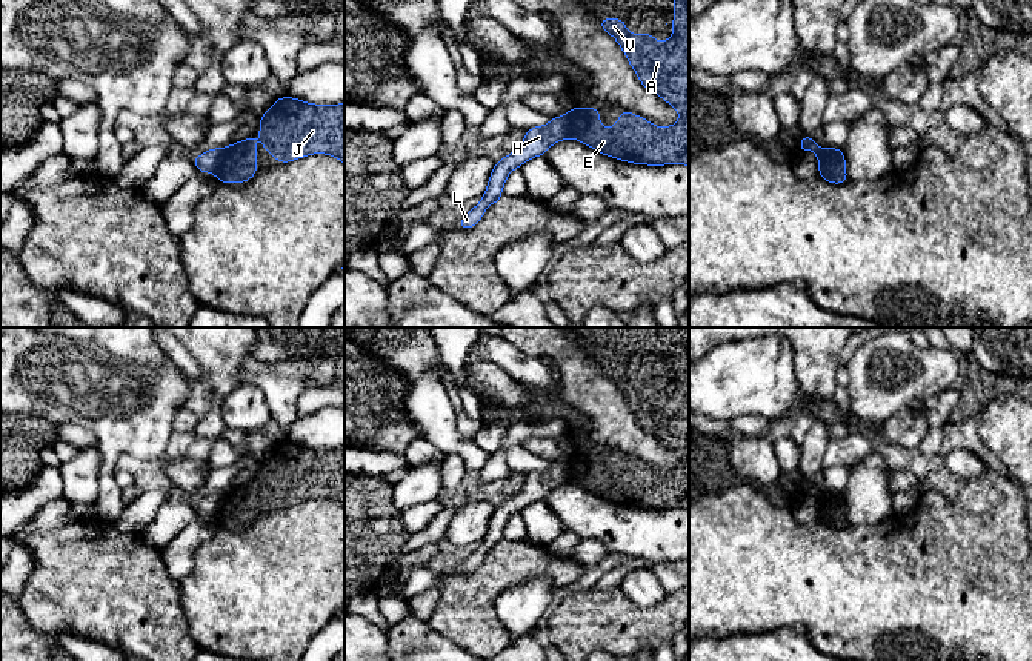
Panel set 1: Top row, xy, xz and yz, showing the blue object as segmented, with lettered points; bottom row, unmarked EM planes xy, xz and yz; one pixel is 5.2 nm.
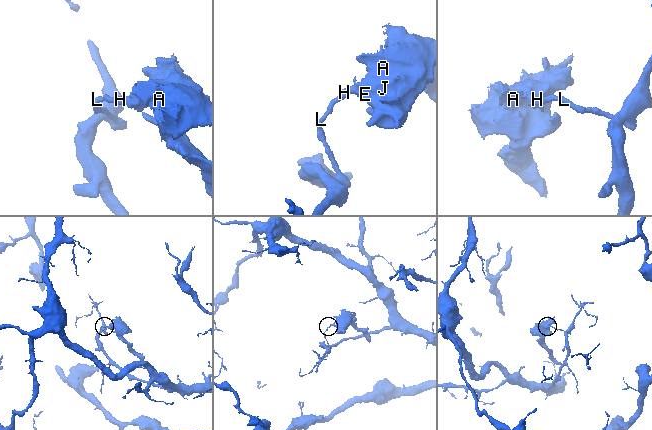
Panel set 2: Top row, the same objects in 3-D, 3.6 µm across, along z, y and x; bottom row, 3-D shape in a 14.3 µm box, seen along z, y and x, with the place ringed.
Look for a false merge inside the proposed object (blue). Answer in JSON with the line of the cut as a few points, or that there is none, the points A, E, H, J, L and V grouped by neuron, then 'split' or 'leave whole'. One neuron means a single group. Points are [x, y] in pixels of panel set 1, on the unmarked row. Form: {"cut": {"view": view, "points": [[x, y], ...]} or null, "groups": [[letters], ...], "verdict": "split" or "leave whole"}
{"cut": {"view": "xy", "points": [[226, 492], [216, 515]]}, "groups": [["A", "E", "J", "V"], ["H", "L"]], "verdict": "split"}

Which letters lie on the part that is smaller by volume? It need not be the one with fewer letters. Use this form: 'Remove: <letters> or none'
Remove: A, E, J, V

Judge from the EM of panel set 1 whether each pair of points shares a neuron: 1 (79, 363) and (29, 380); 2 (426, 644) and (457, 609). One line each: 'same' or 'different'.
1: same
2: different

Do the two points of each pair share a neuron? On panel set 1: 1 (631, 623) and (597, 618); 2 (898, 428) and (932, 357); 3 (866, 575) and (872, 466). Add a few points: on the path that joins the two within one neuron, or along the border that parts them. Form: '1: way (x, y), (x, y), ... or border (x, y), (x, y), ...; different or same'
1: way (623, 623), (605, 620); same
2: border (922, 411), (902, 408), (877, 429); different
3: border (895, 514), (875, 524), (849, 526); different

